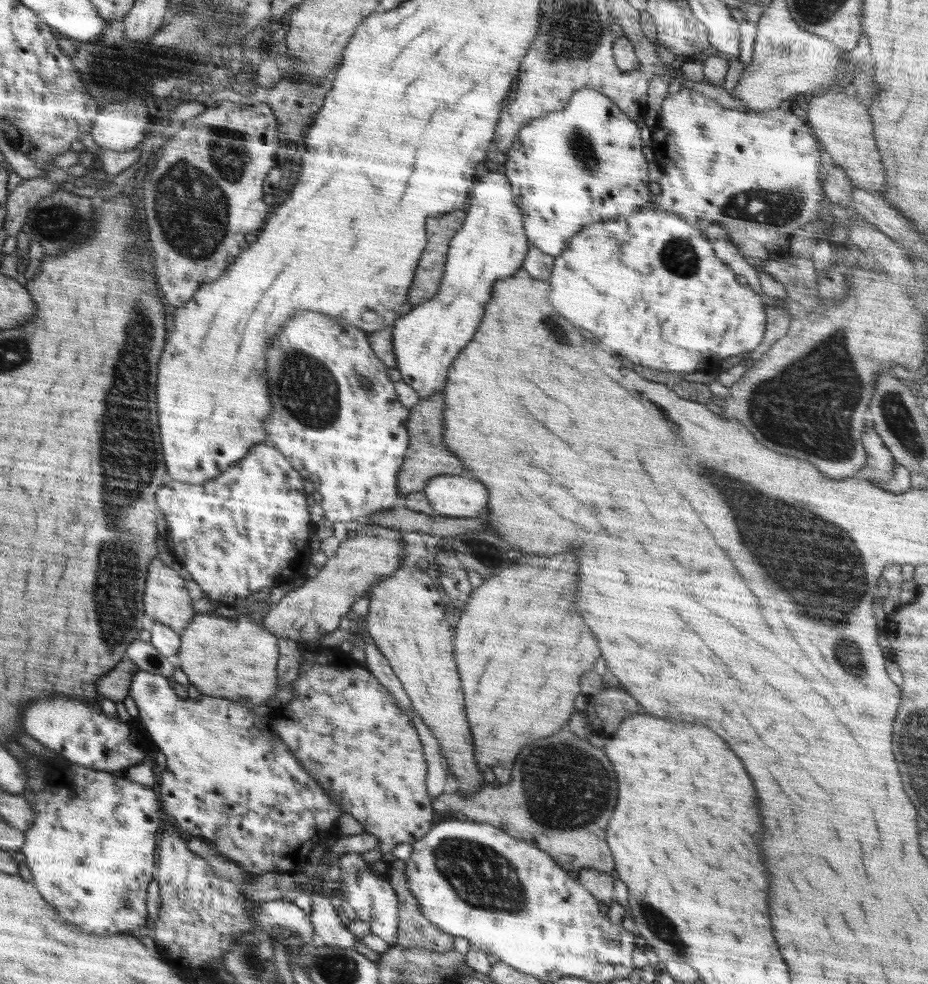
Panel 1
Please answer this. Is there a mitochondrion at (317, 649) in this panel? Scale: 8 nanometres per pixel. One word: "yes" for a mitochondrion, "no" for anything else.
no

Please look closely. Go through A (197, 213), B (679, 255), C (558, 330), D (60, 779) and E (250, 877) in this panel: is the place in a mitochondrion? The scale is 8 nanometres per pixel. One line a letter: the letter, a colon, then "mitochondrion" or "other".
A: mitochondrion
B: mitochondrion
C: mitochondrion
D: other
E: other

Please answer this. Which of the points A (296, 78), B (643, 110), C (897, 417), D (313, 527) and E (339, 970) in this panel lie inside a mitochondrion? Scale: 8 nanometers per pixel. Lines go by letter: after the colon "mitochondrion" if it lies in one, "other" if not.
A: other
B: other
C: mitochondrion
D: other
E: mitochondrion

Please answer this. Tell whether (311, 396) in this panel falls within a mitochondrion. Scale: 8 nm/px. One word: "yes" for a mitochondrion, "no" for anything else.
yes

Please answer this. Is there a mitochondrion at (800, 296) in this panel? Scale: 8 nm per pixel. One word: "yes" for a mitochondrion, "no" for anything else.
no

